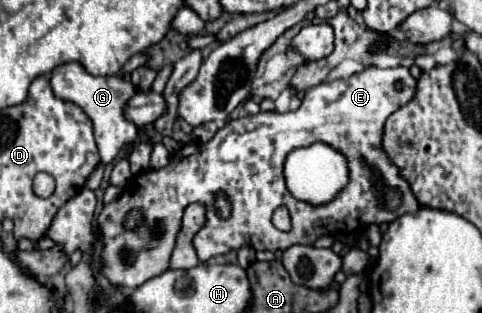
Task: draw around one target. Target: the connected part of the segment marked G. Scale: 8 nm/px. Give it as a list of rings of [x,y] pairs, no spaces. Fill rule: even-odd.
[[[64,63],[52,71],[50,85],[52,85],[52,91],[56,97],[76,103],[92,119],[96,145],[98,145],[104,165],[112,163],[126,143],[138,141],[138,127],[124,117],[124,107],[126,107],[128,99],[132,99],[136,95],[136,87],[130,81],[124,81],[120,75],[94,77],[80,63]]]

